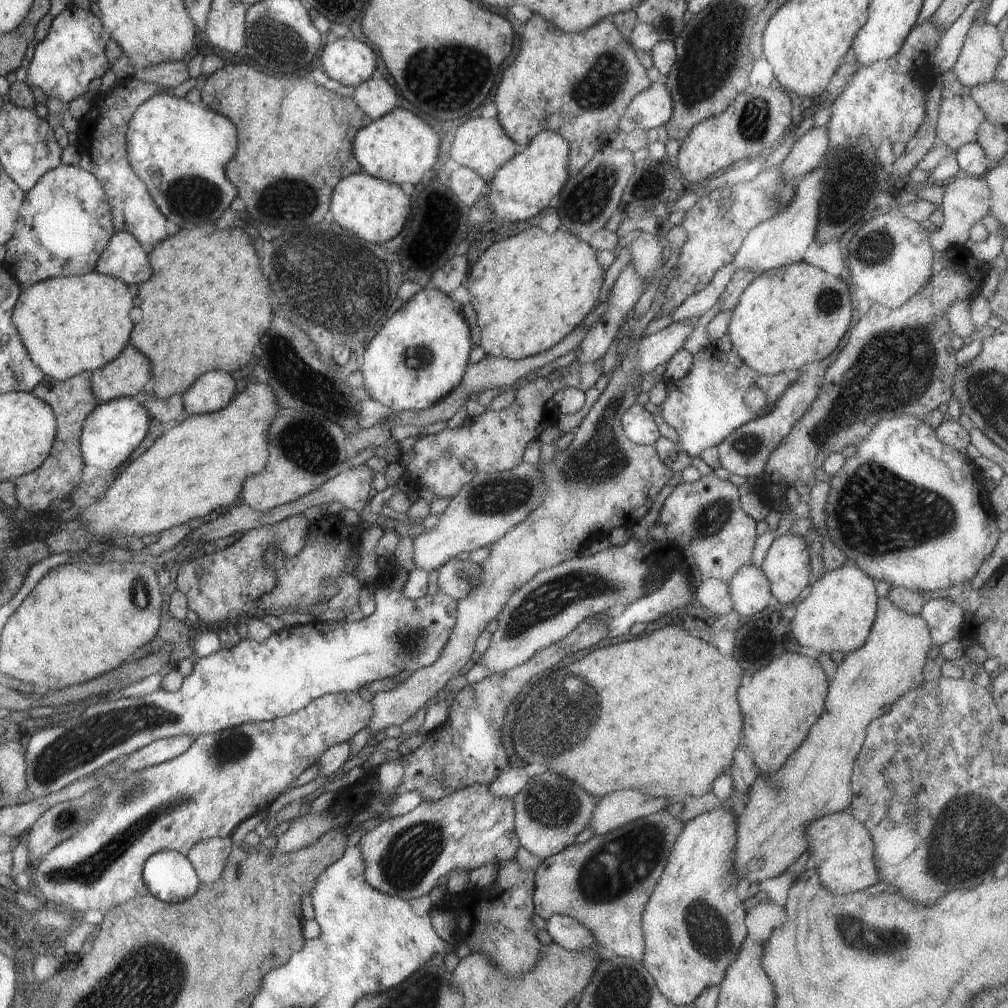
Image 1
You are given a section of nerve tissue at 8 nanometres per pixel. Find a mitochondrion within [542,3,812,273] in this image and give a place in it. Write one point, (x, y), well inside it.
(709, 61)

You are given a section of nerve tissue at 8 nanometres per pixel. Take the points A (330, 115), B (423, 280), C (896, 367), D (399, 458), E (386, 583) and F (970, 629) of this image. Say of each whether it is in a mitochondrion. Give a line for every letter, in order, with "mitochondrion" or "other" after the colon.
A: other
B: other
C: mitochondrion
D: other
E: other
F: other

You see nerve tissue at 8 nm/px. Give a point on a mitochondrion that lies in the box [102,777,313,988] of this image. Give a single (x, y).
(129, 794)

